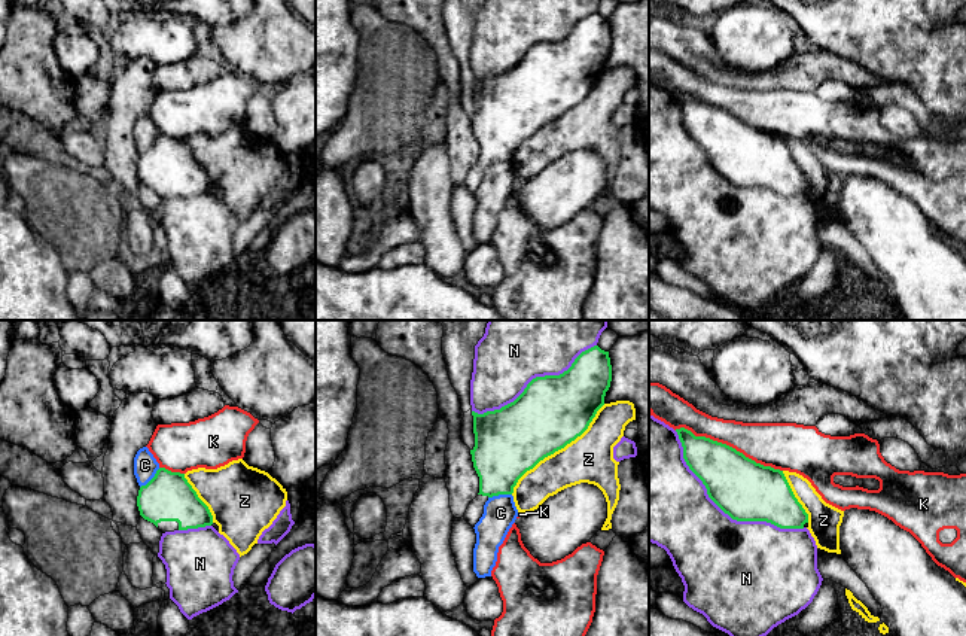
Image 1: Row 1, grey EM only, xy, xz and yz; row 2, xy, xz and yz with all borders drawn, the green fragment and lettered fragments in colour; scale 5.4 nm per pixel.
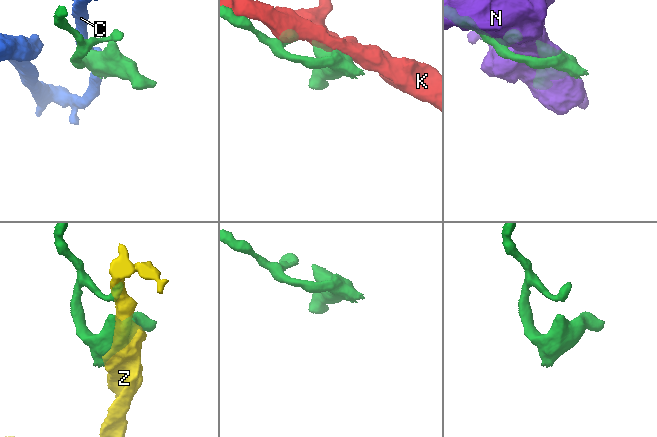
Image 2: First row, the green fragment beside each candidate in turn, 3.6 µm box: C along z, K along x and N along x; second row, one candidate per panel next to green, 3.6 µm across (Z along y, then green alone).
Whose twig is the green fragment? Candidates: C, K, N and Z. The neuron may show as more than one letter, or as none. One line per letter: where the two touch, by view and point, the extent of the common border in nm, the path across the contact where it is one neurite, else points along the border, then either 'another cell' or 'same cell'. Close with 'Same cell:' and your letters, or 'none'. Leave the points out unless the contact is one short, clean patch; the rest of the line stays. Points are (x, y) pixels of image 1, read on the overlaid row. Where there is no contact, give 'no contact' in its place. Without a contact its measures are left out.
C: contact xz (499, 493); length 130 nm; another cell
K: contact yz (728, 446); length 650 nm; another cell
N: contact yz (724, 511); length 900 nm; another cell
Z: contact xz (557, 450); length 700 nm; another cell
Same cell: none

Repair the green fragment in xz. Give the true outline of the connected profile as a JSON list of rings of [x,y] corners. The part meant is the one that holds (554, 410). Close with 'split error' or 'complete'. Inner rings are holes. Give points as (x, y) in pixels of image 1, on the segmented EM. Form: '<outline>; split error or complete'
[[[594,346],[582,352],[563,374],[533,378],[514,402],[500,410],[484,414],[472,411],[475,447],[470,454],[479,477],[479,493],[469,503],[464,520],[475,527],[490,497],[512,495],[518,480],[527,471],[580,436],[604,405],[610,381],[609,352]]]; split error

